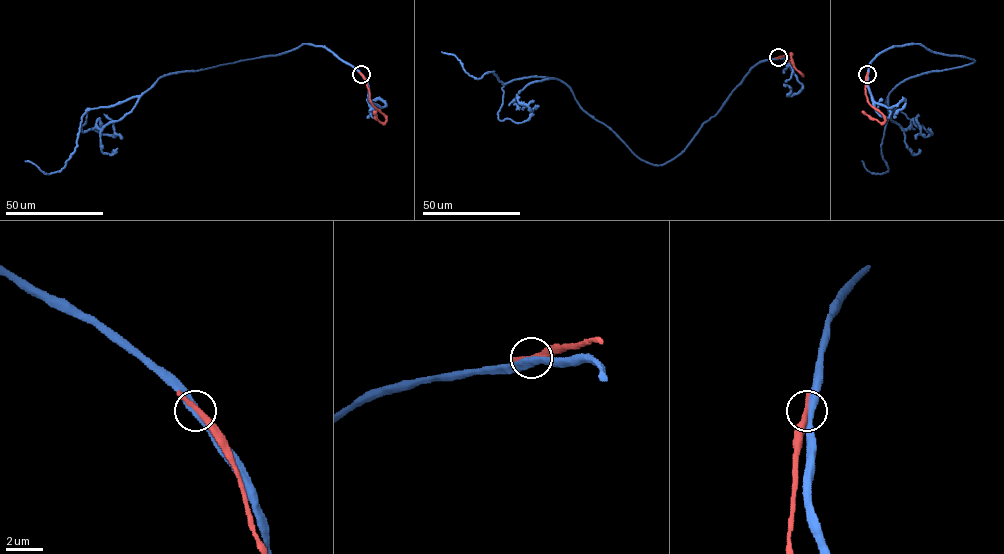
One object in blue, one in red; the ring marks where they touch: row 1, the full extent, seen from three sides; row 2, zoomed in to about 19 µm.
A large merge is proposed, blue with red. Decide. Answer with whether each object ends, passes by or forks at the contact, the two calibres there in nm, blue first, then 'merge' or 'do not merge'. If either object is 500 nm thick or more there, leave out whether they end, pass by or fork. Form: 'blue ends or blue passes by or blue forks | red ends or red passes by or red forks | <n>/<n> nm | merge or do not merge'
blue passes by | red passes by | 420/260 nm | do not merge

